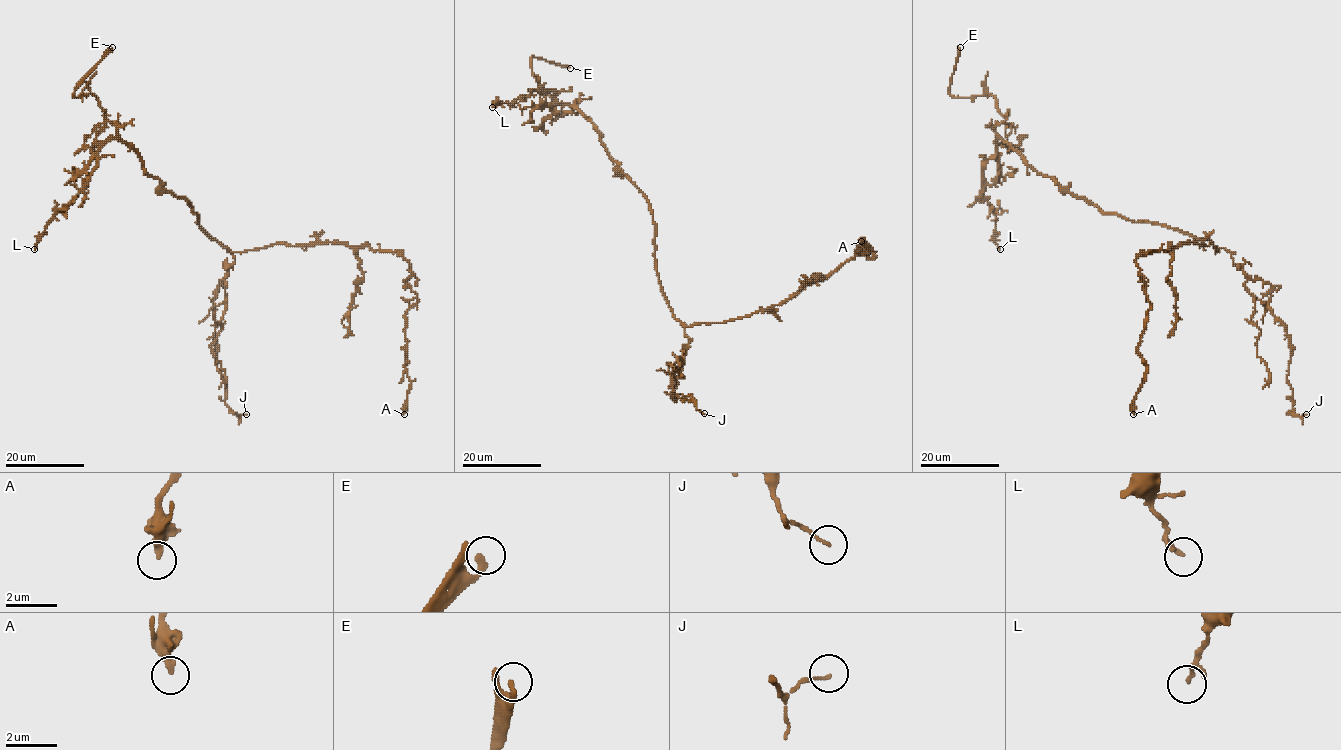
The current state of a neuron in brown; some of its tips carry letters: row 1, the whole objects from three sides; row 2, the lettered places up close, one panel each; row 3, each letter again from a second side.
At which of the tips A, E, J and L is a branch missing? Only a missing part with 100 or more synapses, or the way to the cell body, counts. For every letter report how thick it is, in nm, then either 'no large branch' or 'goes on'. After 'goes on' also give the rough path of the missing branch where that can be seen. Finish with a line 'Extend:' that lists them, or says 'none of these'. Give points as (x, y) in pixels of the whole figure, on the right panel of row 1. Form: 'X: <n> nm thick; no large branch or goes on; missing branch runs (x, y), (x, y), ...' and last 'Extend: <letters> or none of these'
A: 320 nm thick; no large branch
E: 220 nm thick; goes on; missing branch runs (960, 47), (955, 30), (953, 33)
J: 100 nm thick; no large branch
L: 100 nm thick; no large branch
Extend: E

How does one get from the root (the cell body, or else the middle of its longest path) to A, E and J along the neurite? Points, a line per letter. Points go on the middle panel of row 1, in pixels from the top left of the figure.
A: (669, 305), (688, 326), (749, 316), (825, 279), (864, 243), (872, 259), (861, 241)
E: (669, 305), (655, 269), (646, 196), (618, 169), (576, 102), (564, 112), (541, 87), (531, 58), (570, 68)
J: (669, 305), (692, 340), (678, 378), (671, 376), (672, 396), (681, 394), (685, 400), (690, 394), (704, 413)

